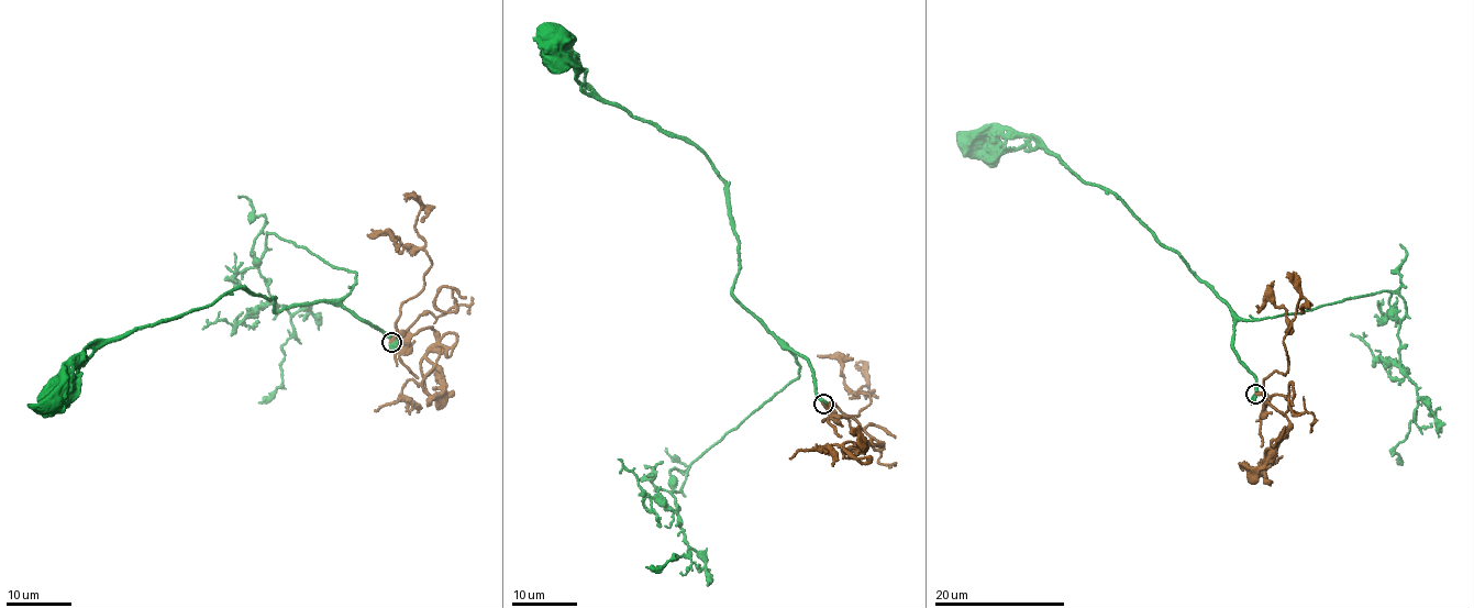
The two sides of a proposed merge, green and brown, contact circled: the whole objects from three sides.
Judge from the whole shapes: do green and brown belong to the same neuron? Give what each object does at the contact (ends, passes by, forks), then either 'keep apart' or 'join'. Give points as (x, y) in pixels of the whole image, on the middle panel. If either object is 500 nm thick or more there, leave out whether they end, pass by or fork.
green passes by; brown ends; join

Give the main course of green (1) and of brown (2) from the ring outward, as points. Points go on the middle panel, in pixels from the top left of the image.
1: (824, 404), (805, 358), (782, 347), (732, 293), (740, 244), (710, 158), (580, 88), (575, 64), (560, 53)
2: (824, 404), (857, 417), (871, 404), (870, 393), (859, 389), (868, 380), (859, 364)

